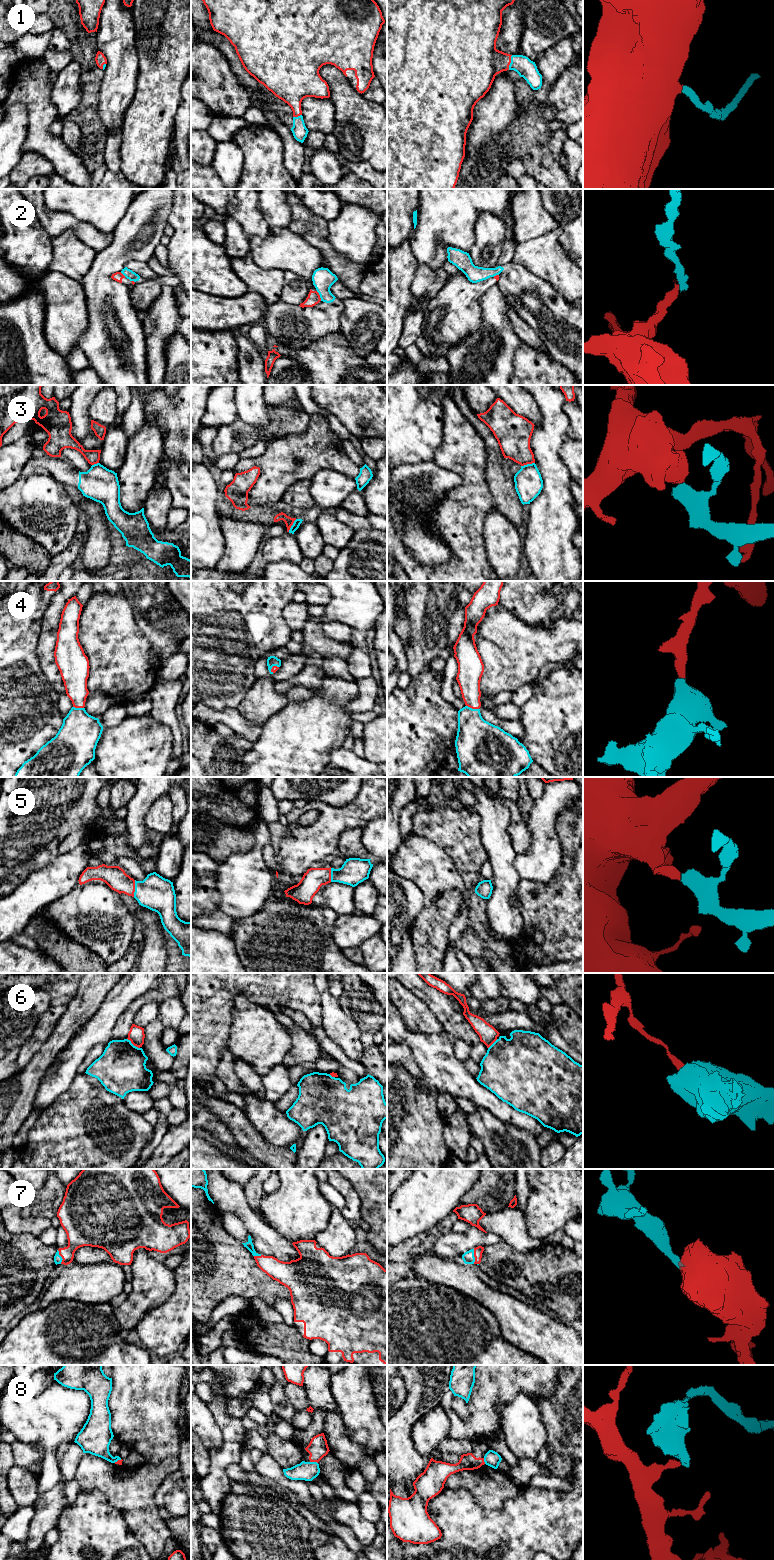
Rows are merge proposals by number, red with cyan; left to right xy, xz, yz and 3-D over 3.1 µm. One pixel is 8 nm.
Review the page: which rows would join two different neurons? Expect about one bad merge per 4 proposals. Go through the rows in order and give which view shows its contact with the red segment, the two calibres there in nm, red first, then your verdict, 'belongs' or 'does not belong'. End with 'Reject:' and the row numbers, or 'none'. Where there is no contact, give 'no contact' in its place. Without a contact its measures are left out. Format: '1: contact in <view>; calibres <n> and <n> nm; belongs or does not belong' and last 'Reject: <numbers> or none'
1: contact in yz; calibres 340 and 150 nm; belongs
2: contact in xz; calibres 100 and 170 nm; does not belong
3: contact in yz; calibres 260 and 220 nm; does not belong
4: contact in yz; calibres 190 and 320 nm; belongs
5: contact in xy; calibres 180 and 280 nm; belongs
6: contact in xy; calibres 130 and 380 nm; does not belong
7: contact in yz; calibres 70 and 100 nm; belongs
8: contact in xz; calibres 160 and 150 nm; does not belong
Reject: 2, 3, 6, 8

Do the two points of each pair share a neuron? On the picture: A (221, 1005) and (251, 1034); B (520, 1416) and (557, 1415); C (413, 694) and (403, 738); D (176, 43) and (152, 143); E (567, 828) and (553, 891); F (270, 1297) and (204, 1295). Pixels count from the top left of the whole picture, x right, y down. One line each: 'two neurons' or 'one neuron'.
A: two neurons
B: two neurons
C: one neuron
D: one neuron
E: one neuron
F: one neuron

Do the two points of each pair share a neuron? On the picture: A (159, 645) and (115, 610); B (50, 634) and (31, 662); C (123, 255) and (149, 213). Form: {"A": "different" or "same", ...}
{"A": "different", "B": "different", "C": "same"}

